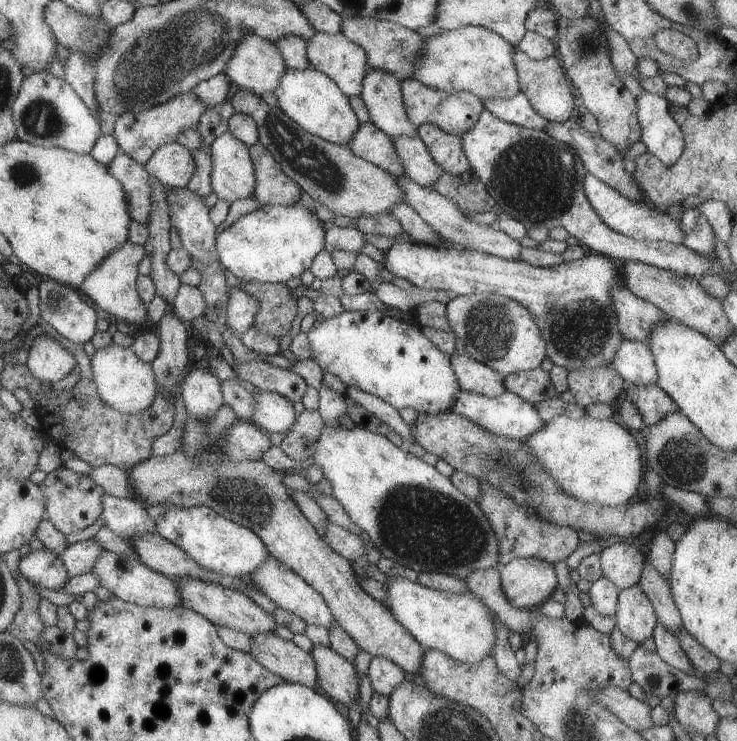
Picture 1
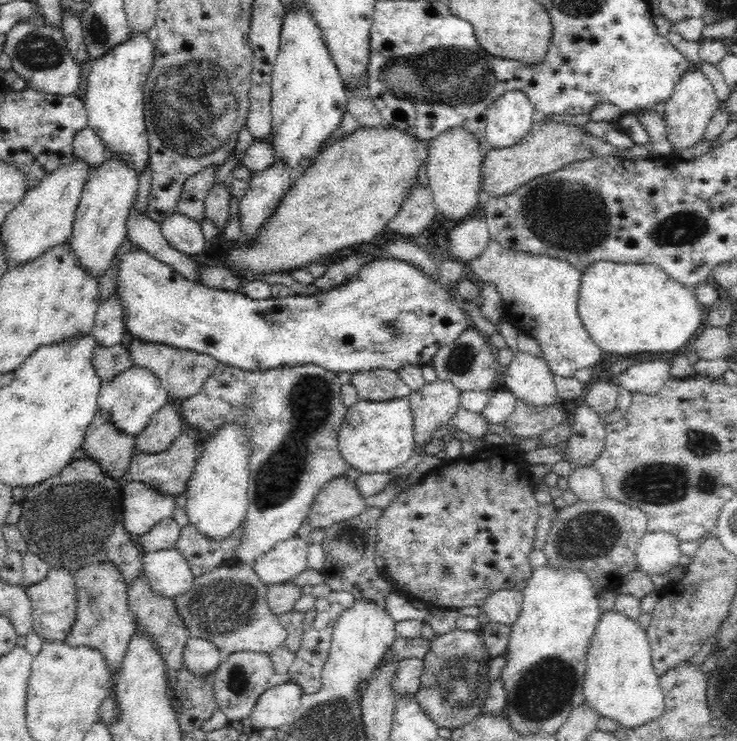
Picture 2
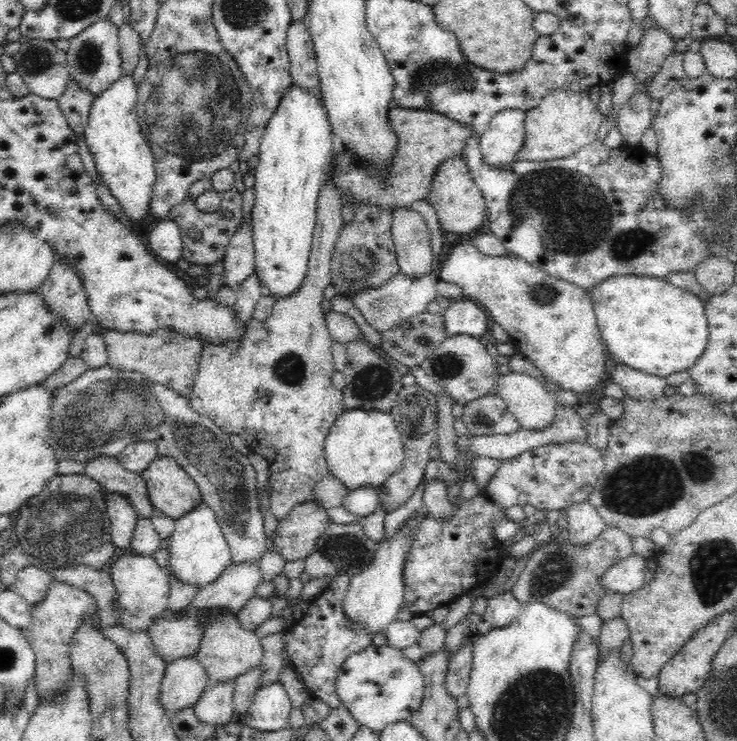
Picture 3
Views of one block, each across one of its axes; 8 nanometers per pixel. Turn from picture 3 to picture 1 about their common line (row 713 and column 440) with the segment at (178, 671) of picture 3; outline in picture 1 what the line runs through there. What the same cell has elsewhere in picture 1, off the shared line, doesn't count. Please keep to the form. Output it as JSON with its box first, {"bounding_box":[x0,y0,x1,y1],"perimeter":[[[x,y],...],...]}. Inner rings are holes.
{"bounding_box":[391,136,442,186],"perimeter":[[[397,136],[391,138],[395,154],[401,160],[404,174],[419,186],[432,186],[442,170],[429,156],[423,141],[415,136]]]}

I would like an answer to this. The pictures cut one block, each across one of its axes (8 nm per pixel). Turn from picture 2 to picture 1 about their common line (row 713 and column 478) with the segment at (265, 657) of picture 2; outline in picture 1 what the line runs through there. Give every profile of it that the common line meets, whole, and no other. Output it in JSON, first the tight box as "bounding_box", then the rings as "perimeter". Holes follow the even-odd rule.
{"bounding_box":[393,174,521,261],"perimeter":[[[401,174],[401,176],[393,178],[393,180],[399,186],[399,190],[403,192],[403,202],[411,206],[423,219],[423,222],[427,226],[430,226],[436,233],[439,233],[446,242],[456,244],[467,250],[479,250],[479,252],[485,252],[485,254],[517,261],[521,244],[507,236],[505,232],[499,231],[498,229],[494,230],[489,225],[479,225],[471,222],[465,216],[466,214],[459,212],[459,208],[451,200],[439,196],[432,186],[419,186],[417,182],[413,182],[405,174]]]}

